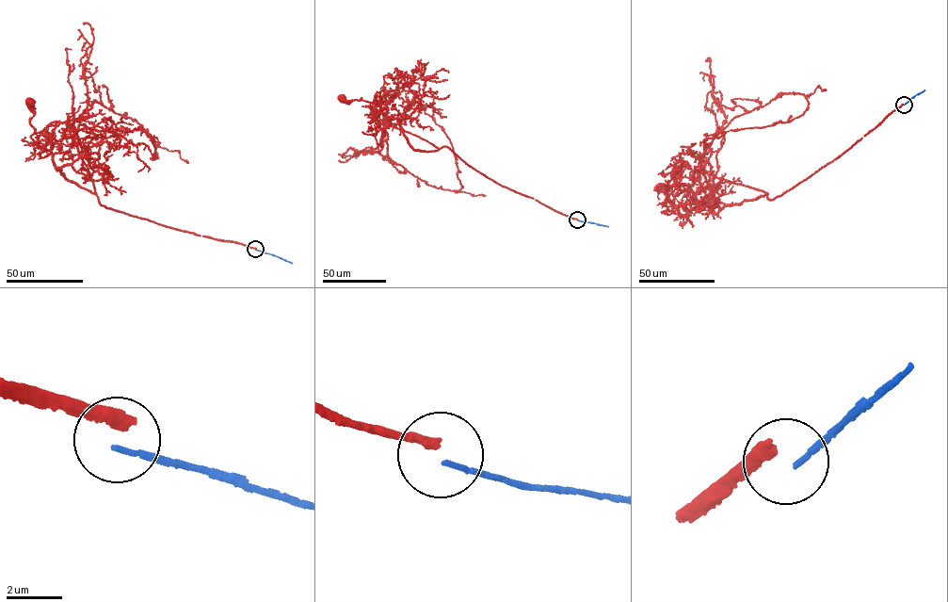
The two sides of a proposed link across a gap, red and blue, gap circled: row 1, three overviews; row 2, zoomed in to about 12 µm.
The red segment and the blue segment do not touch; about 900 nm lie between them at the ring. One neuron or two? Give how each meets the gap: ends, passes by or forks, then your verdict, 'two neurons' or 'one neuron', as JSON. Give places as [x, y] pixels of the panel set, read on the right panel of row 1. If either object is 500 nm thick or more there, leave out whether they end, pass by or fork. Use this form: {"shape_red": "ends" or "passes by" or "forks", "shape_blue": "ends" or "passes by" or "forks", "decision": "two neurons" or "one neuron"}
{"shape_red": "ends", "shape_blue": "ends", "decision": "two neurons"}

